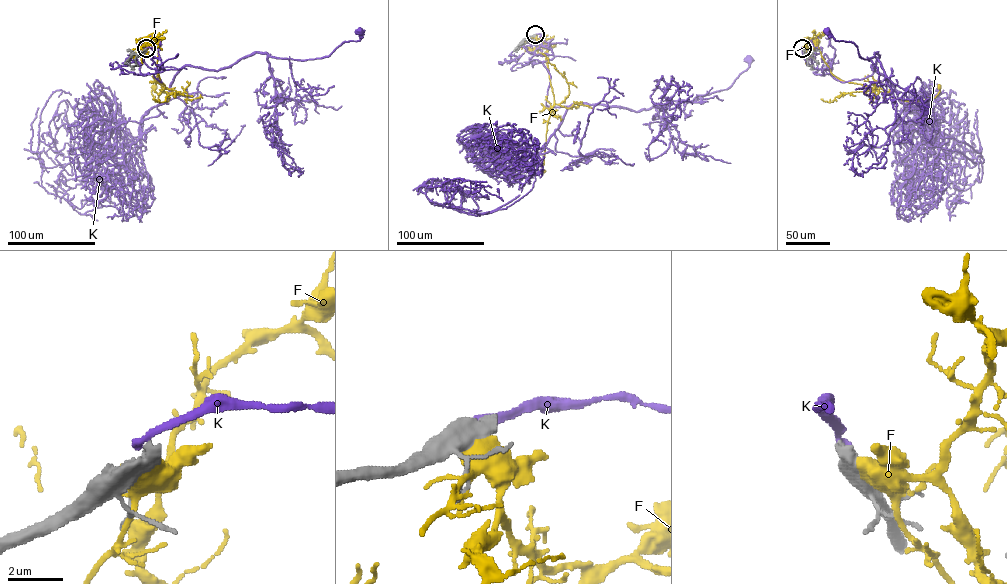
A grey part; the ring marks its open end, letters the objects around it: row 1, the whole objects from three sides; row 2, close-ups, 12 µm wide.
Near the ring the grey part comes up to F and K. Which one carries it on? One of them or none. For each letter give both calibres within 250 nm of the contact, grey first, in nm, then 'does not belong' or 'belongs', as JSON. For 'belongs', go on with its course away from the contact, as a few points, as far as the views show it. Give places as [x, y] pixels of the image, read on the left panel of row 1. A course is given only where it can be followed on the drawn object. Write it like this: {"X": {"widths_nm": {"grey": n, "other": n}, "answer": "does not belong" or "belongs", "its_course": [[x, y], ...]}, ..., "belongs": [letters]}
{"F": {"widths_nm": {"grey": 600, "other": 800}, "answer": "does not belong"}, "K": {"widths_nm": {"grey": 600, "other": 240}, "answer": "does not belong"}, "belongs": []}

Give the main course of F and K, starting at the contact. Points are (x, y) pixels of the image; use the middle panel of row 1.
F: (534, 35), (538, 42), (549, 49), (545, 61), (554, 97), (540, 171), (543, 171)
K: (534, 34), (554, 55), (543, 62), (553, 107), (640, 111), (695, 101), (727, 89), (748, 60)

